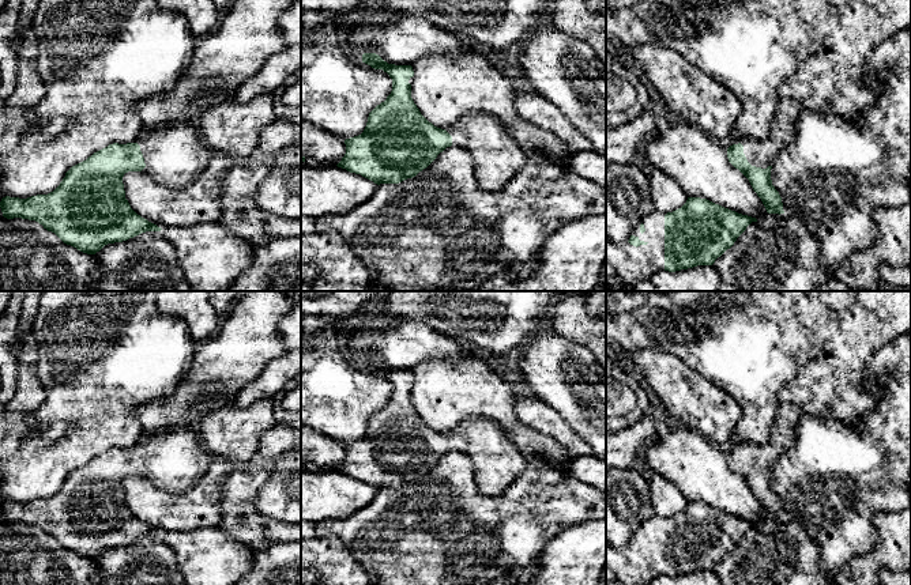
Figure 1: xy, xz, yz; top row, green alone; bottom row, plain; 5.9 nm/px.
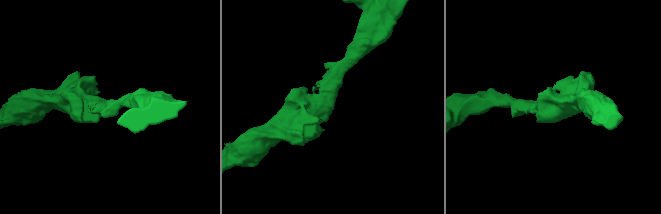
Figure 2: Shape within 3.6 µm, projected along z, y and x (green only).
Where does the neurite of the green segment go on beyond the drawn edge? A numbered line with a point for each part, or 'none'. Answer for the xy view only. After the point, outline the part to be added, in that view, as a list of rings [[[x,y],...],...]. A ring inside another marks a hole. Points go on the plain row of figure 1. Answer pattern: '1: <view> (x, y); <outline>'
1: xy (174, 459); [[[187,424],[163,429],[148,437],[142,437],[132,448],[138,448],[143,458],[146,472],[142,476],[157,488],[170,494],[182,494],[191,490],[214,460],[196,429]]]

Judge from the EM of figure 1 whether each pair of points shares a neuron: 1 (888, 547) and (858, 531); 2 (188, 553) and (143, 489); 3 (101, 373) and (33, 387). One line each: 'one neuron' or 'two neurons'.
1: two neurons
2: two neurons
3: two neurons

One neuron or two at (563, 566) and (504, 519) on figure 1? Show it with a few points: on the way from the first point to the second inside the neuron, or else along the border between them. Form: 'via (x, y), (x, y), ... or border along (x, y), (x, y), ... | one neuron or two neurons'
border along (567, 528), (550, 539), (539, 555), (535, 570) | two neurons

